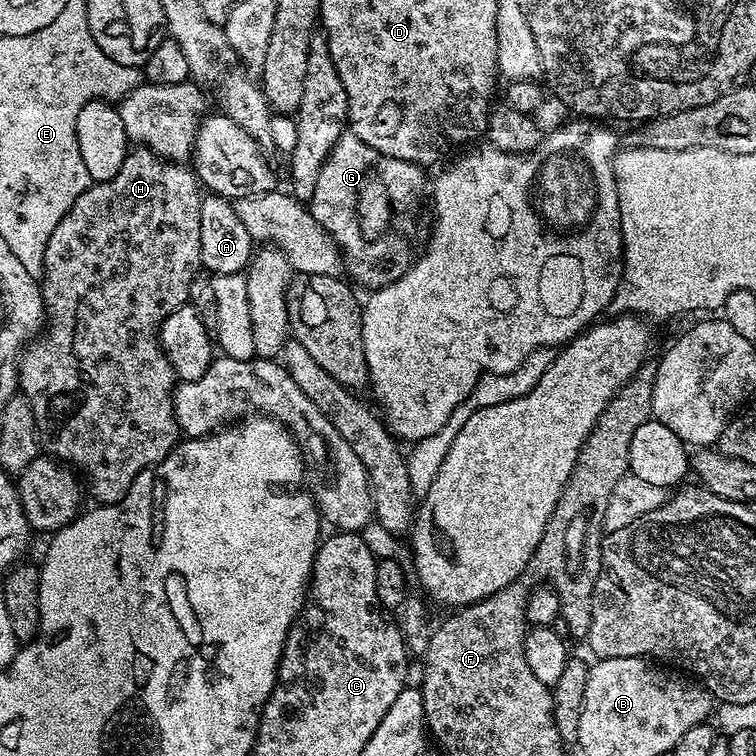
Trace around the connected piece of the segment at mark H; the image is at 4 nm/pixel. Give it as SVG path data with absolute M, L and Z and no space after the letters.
M136 146L129 151L125 161L122 162L122 168L114 178L110 178L109 181L94 182L80 195L78 202L70 206L62 222L54 226L54 234L50 234L50 242L46 242L44 275L40 284L40 297L44 299L46 323L39 335L29 340L20 353L18 388L32 403L36 427L39 435L46 438L47 451L55 459L79 470L82 476L84 471L83 479L86 481L87 495L89 492L96 499L93 501L97 505L117 504L130 490L140 471L143 468L151 468L153 464L169 456L181 439L182 431L176 421L176 415L172 412L172 394L178 383L178 377L172 371L170 362L164 357L164 352L160 348L160 327L175 308L189 303L190 282L202 268L198 234L198 229L202 226L201 199L202 185L197 180L195 171L187 163L163 160L162 157L155 156L150 149Z

